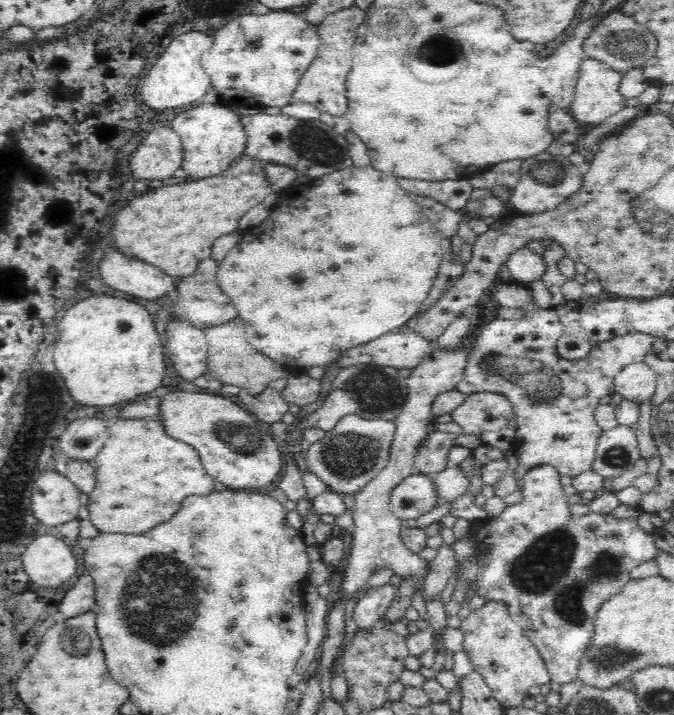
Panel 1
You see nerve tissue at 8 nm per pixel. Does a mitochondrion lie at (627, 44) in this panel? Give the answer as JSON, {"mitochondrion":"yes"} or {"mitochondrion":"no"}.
{"mitochondrion":"yes"}

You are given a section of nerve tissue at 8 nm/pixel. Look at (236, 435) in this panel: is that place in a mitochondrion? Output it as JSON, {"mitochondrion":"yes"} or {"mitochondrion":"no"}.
{"mitochondrion":"yes"}

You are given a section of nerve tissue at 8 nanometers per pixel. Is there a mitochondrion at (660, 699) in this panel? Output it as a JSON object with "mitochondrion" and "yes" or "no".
{"mitochondrion":"yes"}

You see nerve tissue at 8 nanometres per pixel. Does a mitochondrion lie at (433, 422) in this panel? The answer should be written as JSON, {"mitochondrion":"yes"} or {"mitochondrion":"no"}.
{"mitochondrion":"no"}

